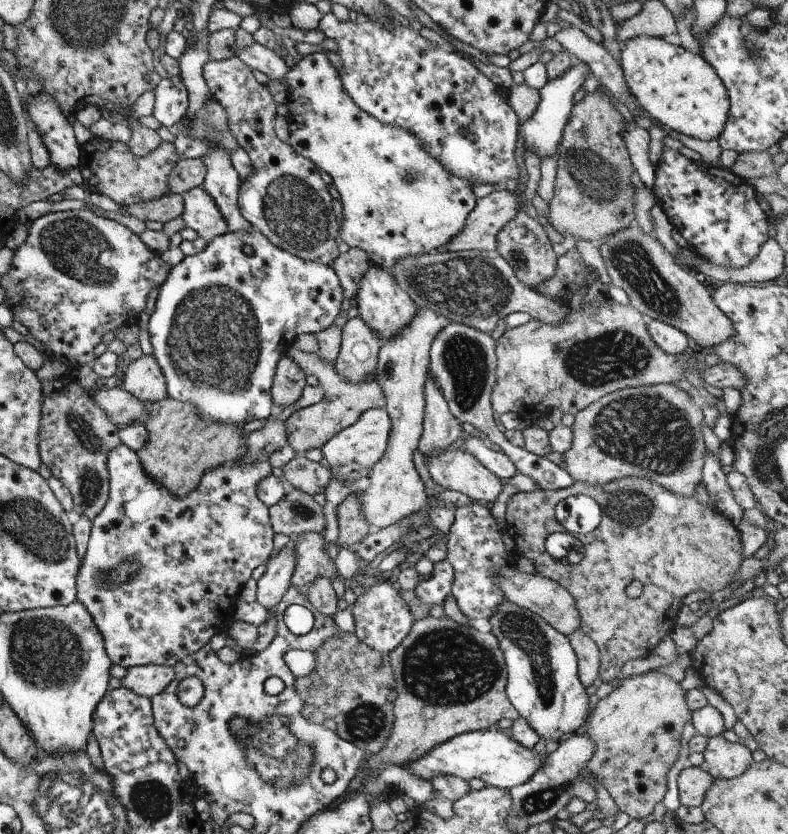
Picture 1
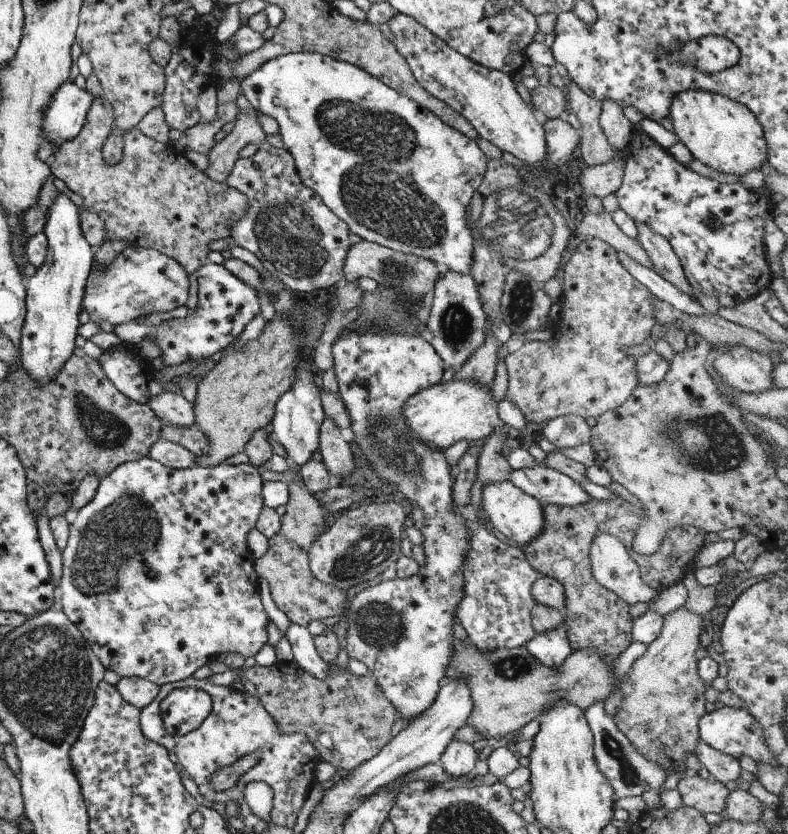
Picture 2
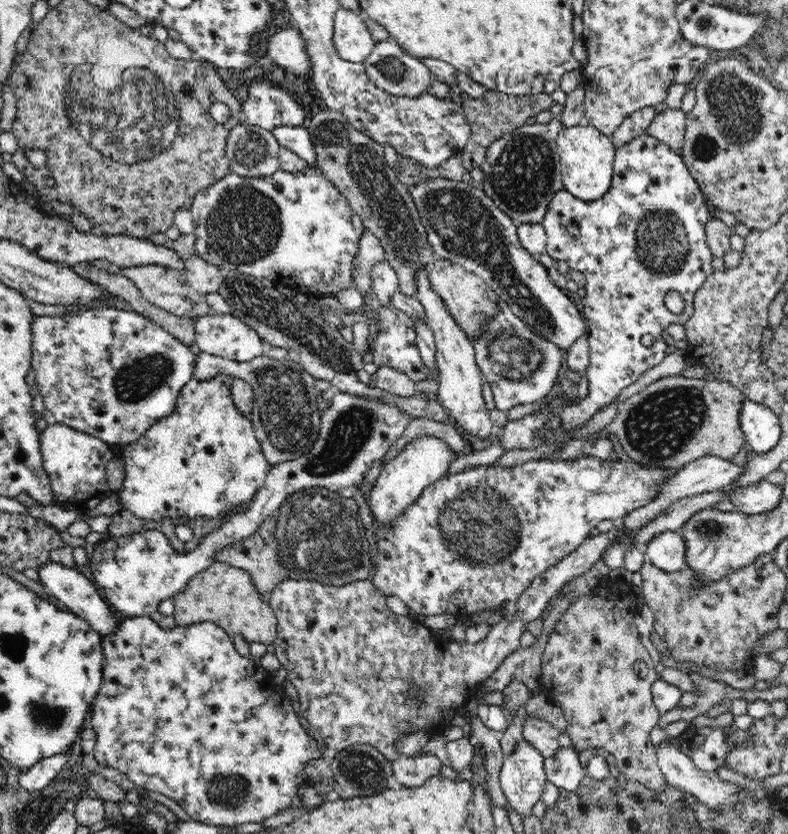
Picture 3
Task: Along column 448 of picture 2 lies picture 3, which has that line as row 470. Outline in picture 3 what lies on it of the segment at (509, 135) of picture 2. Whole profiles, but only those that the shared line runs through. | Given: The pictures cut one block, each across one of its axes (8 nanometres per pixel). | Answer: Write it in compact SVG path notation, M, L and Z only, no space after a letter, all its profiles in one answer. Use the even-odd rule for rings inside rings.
M56 422L41 432L41 453L43 465L50 477L55 502L63 509L74 509L81 513L94 508L114 490L108 486L108 462L115 460L107 442L89 434L74 430Z

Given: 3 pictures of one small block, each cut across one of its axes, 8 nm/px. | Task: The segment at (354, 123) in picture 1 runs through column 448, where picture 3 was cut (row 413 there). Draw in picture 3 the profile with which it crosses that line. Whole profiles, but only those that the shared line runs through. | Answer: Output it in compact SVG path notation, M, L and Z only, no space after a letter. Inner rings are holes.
M217 374L207 381L192 379L182 387L176 410L160 419L139 439L125 445L122 452L126 480L120 500L132 514L144 520L176 519L178 516L218 518L236 504L248 504L265 483L272 465L266 460L250 417L242 415L230 399L234 377Z

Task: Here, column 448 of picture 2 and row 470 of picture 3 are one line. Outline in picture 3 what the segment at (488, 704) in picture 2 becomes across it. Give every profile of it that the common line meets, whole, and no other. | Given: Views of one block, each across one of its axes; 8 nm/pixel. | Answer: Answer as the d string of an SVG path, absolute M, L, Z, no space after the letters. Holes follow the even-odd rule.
M684 375L665 376L649 384L632 398L627 398L619 406L616 418L613 418L608 426L599 431L599 435L606 432L612 433L625 452L625 458L630 459L631 462L664 469L668 472L682 469L689 462L708 455L716 455L732 461L732 458L746 444L739 421L740 408L742 408L744 398L742 391L726 380L694 379L684 377Z

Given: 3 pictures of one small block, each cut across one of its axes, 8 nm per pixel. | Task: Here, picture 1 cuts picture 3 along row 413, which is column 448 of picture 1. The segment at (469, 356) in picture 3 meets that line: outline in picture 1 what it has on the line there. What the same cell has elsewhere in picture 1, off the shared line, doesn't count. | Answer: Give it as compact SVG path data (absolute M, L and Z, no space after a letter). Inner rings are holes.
M444 450L434 453L425 458L426 469L429 473L428 481L431 484L437 484L444 489L463 493L473 503L493 504L495 498L501 492L500 479L492 472L489 472L475 456L471 456L467 451Z

